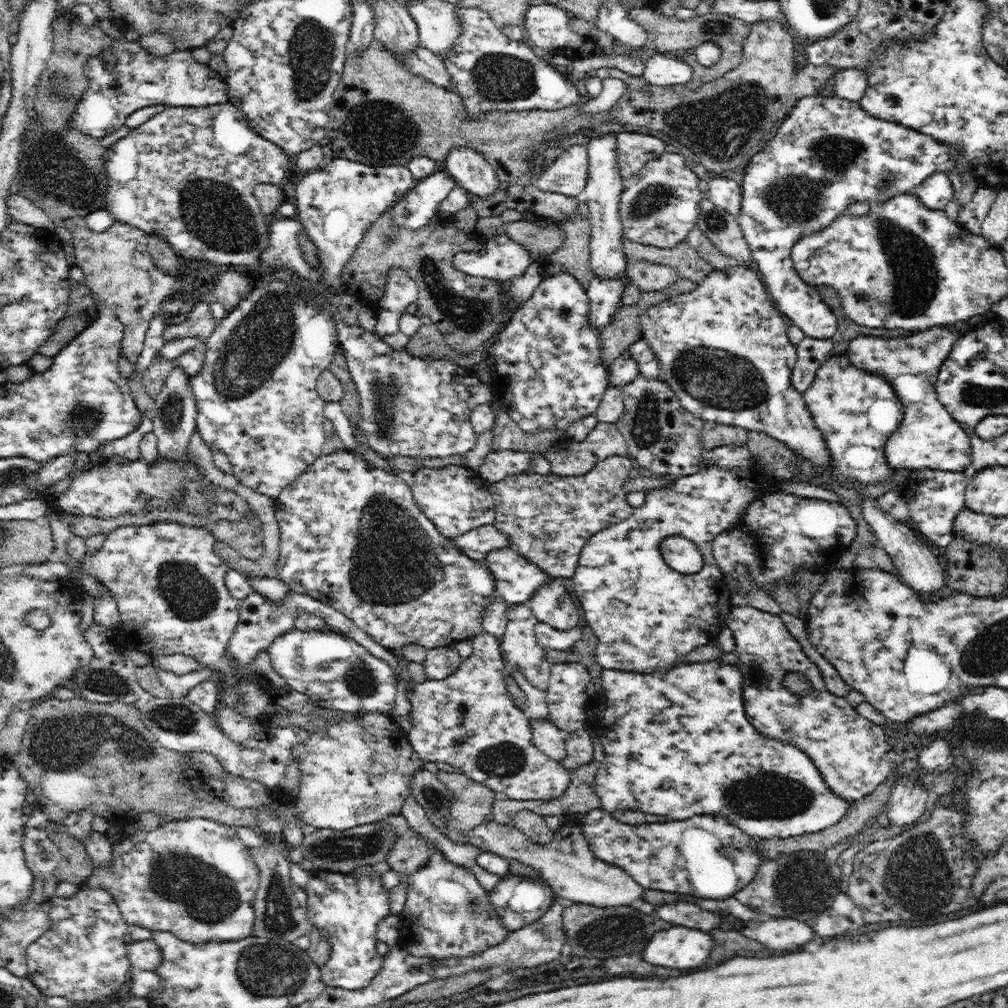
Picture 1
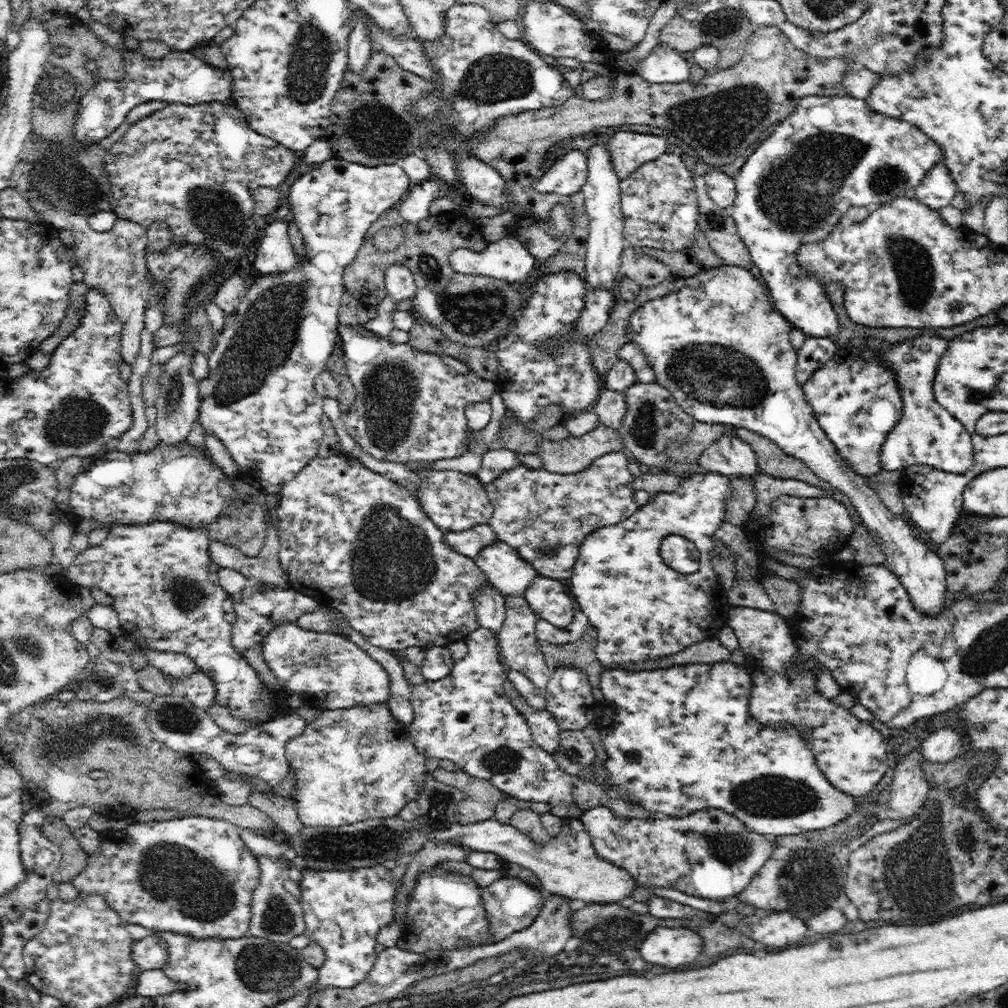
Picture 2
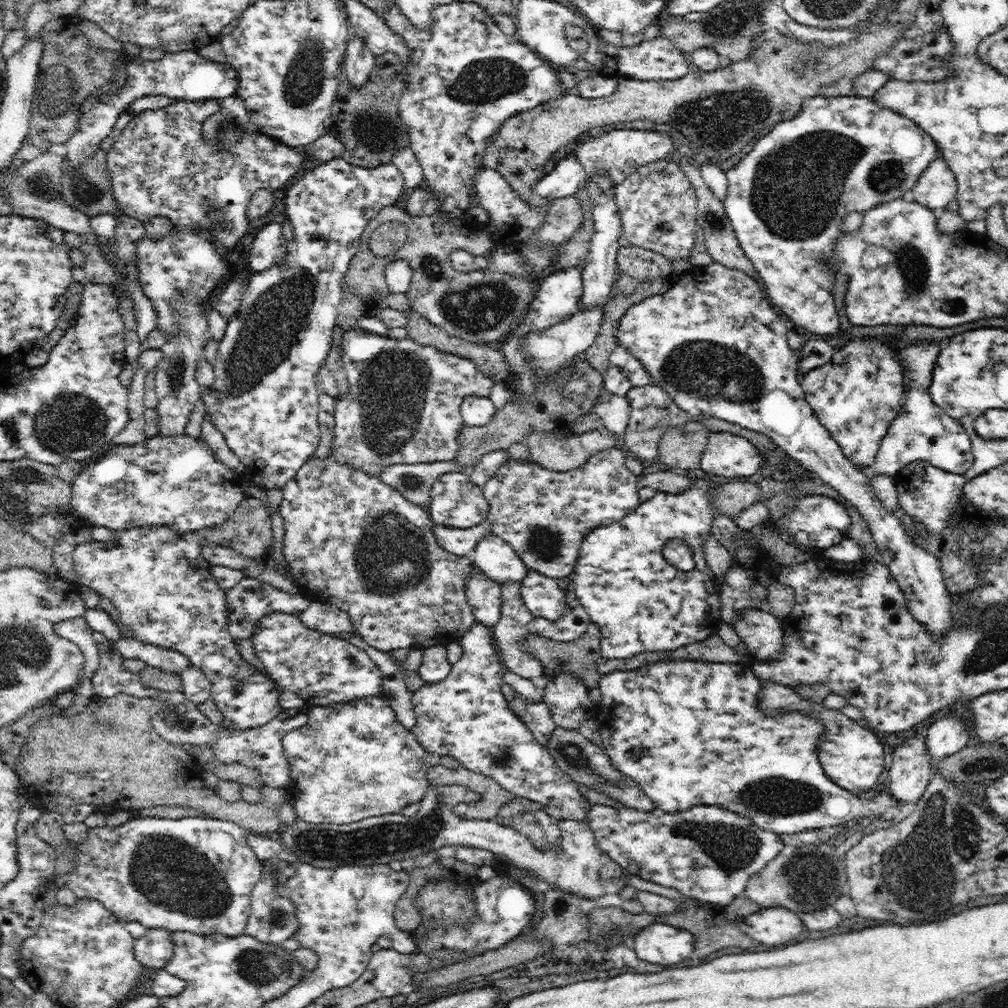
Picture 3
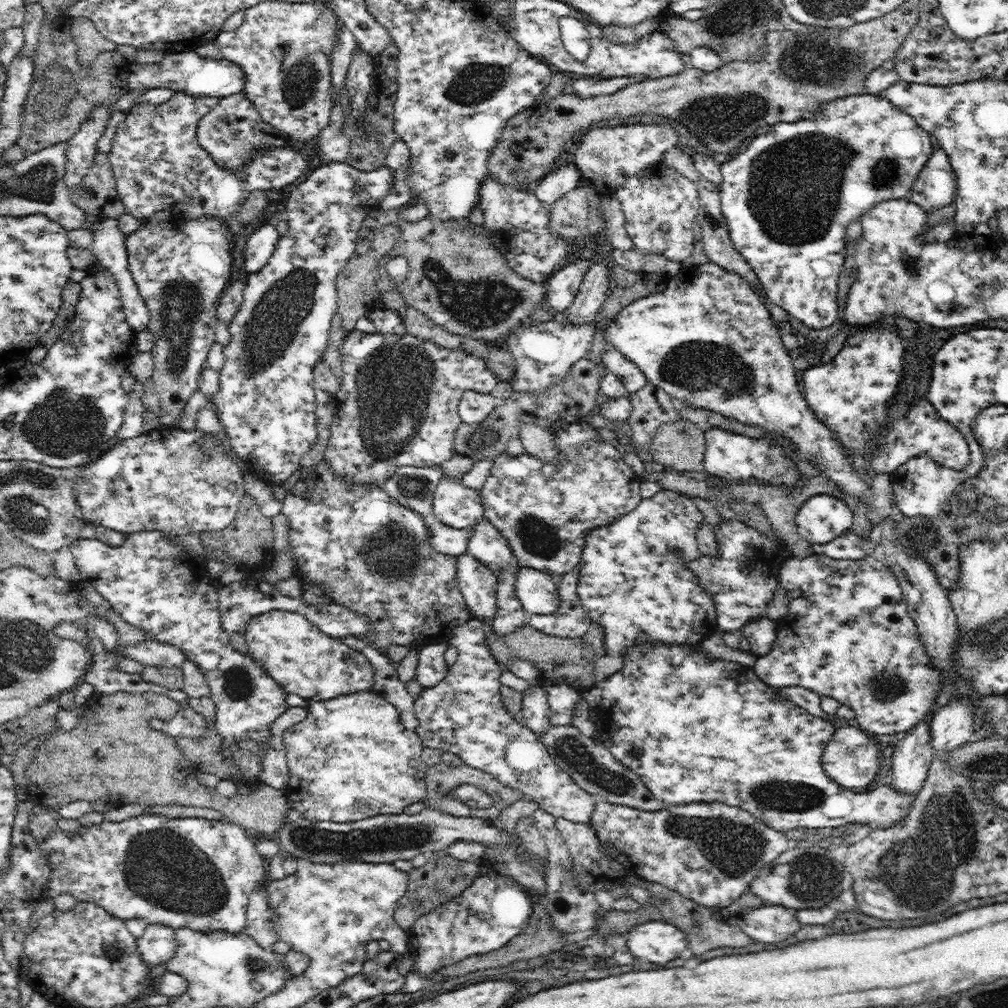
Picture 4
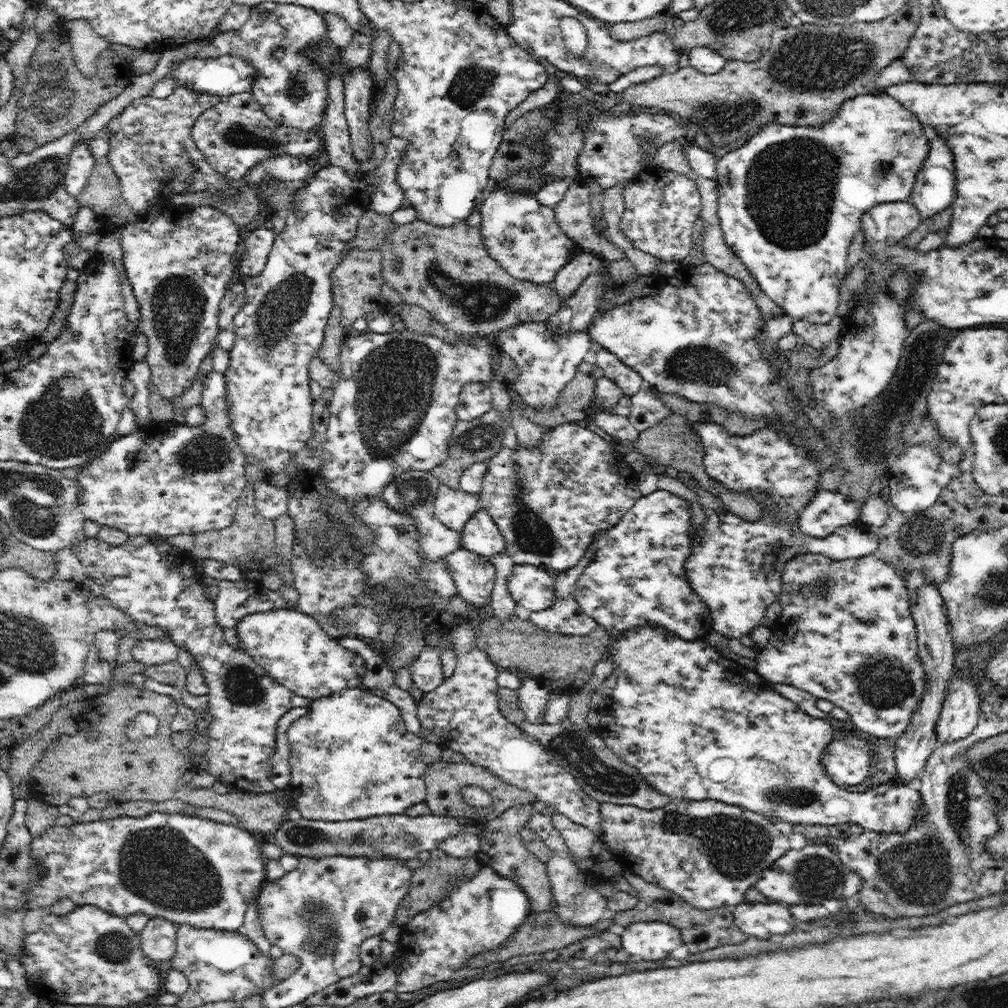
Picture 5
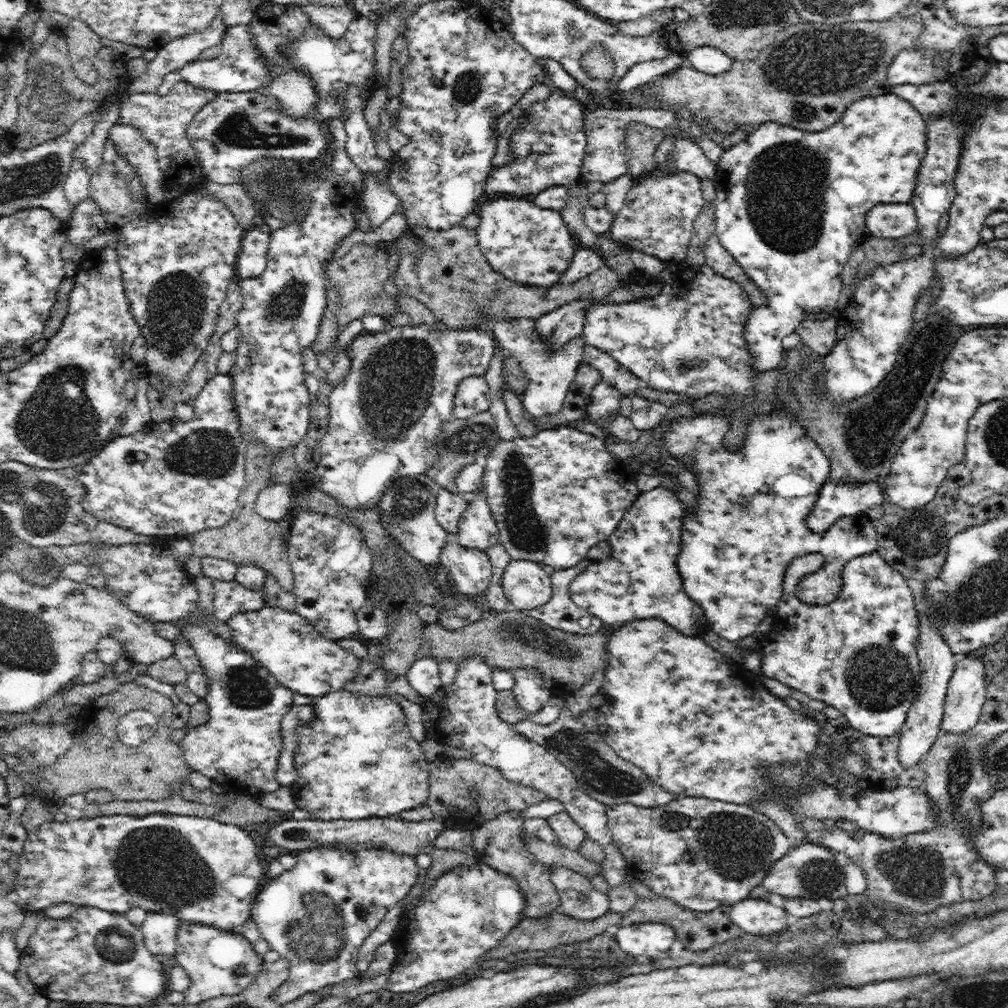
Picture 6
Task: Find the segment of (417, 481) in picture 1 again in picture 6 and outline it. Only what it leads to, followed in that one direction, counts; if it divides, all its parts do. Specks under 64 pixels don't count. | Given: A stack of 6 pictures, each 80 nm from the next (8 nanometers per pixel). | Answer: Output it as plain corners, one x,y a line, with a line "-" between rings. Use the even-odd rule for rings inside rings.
444,488
438,492
435,507
435,518
440,526
442,526
446,533
451,537
454,538
456,536
458,522
466,513
468,506
469,499
467,495
463,495
459,492
451,494

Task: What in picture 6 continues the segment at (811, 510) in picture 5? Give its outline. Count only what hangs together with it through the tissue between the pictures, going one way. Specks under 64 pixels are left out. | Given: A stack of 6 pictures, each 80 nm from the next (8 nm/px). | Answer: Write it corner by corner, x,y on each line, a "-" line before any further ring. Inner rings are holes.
877,481
856,484
826,482
806,523
814,532
826,532
840,518
866,513
872,506
882,505
885,499
885,492

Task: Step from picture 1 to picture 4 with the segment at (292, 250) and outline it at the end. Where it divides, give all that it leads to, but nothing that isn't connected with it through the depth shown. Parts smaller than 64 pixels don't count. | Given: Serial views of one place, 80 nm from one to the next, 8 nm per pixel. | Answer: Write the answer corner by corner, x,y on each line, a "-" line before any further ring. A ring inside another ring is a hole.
265,224
250,235
245,250
245,270
249,274
258,272
266,266
270,256
276,250
276,244
280,238
276,231
276,225

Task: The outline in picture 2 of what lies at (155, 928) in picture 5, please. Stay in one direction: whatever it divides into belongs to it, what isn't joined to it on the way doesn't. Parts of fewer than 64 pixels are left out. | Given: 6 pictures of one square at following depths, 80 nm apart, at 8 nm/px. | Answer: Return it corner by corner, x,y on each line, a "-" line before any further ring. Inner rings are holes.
155,932
142,940
134,941
131,956
139,972
163,969
164,964
168,962
168,949
163,938

